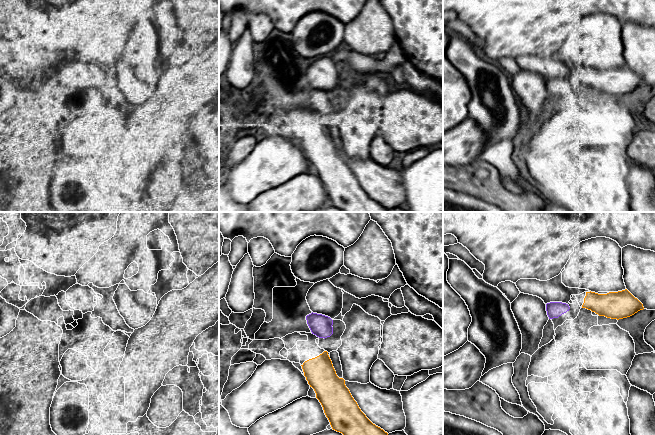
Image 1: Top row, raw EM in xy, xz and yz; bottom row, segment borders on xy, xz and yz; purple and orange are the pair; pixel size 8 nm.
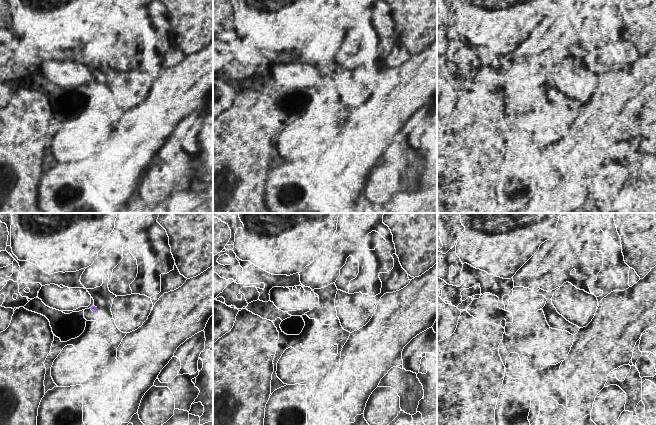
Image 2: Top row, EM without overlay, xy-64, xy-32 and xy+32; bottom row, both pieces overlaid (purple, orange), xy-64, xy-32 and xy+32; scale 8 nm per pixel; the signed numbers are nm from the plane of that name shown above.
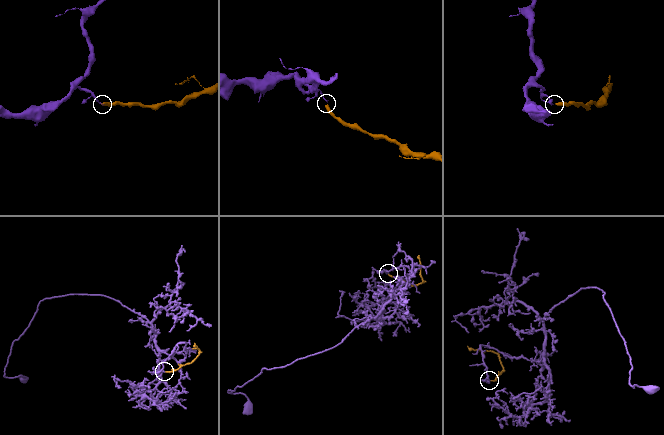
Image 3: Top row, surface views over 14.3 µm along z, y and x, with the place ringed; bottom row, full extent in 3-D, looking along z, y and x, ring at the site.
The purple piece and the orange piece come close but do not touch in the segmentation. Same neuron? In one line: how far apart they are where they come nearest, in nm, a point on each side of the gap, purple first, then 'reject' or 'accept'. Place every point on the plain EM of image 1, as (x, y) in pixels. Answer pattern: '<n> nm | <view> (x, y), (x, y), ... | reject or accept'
100 nm | xz (324, 114), (324, 127) | reject

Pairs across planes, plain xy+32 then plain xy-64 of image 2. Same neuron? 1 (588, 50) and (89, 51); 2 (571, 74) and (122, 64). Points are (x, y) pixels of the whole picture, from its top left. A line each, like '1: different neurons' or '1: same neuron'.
1: same neuron
2: different neurons

